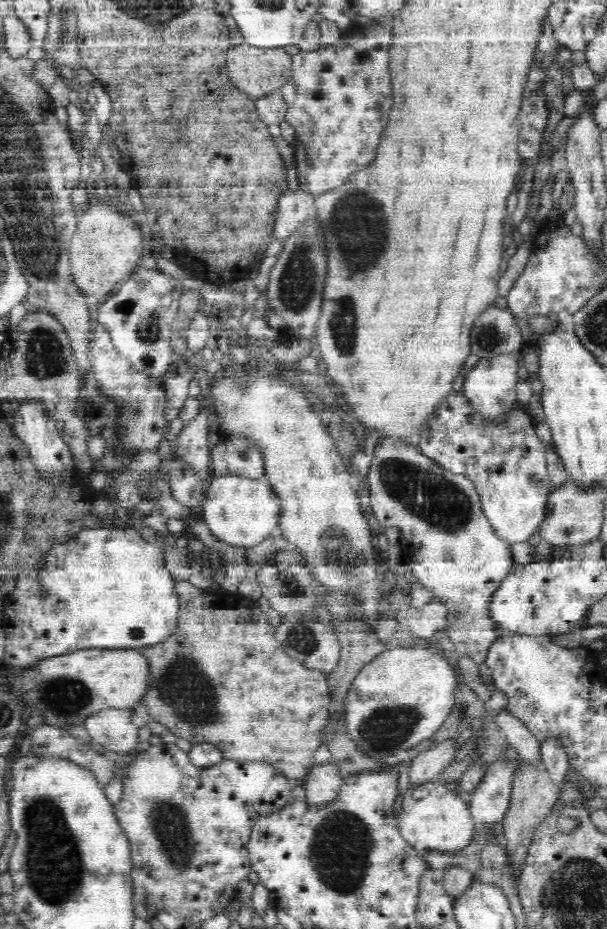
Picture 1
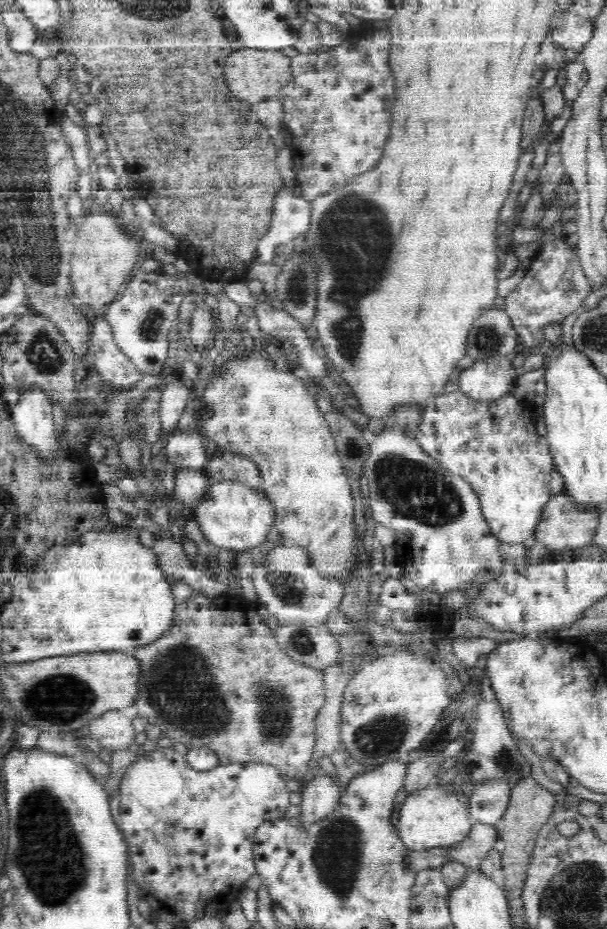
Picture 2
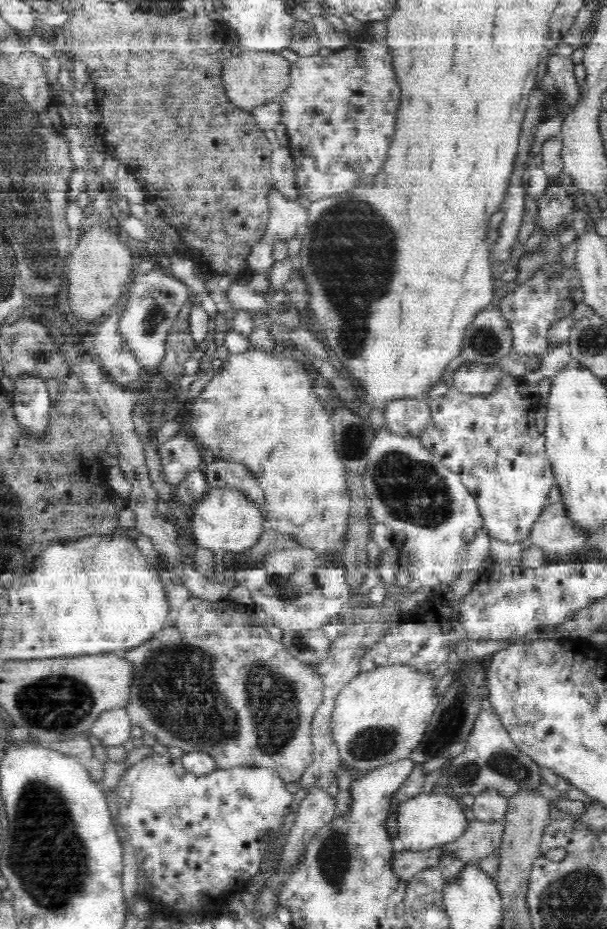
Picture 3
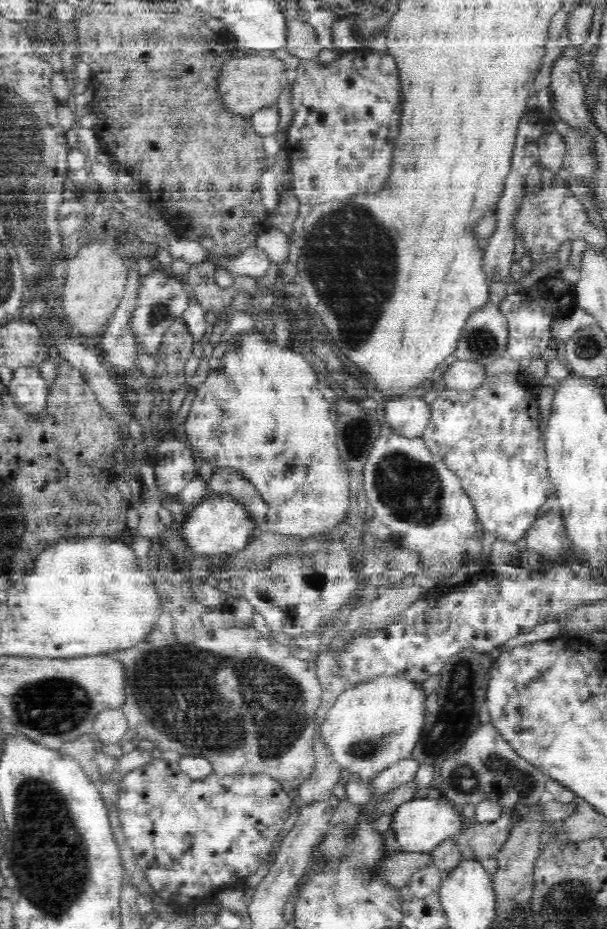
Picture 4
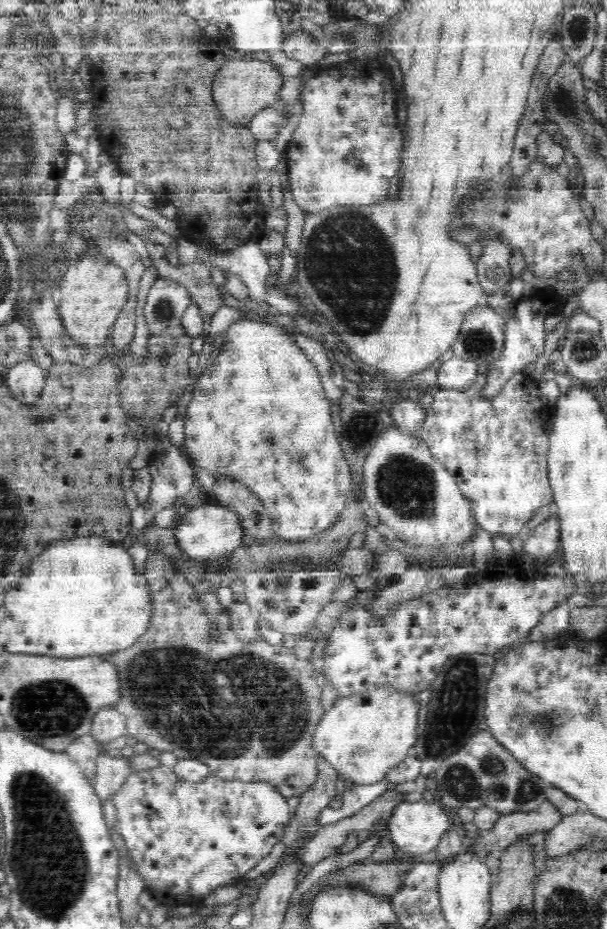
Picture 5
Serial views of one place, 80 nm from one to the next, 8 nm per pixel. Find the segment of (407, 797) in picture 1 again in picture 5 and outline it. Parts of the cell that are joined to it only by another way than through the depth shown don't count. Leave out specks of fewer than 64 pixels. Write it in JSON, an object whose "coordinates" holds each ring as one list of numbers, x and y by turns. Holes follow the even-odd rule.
{"coordinates":[[422,798,412,802,399,804,387,821,389,837,395,842,402,852,410,855,420,855,424,852,434,850,442,836,454,830,454,820,450,816,450,808,440,804,438,800,432,804,425,802]]}

